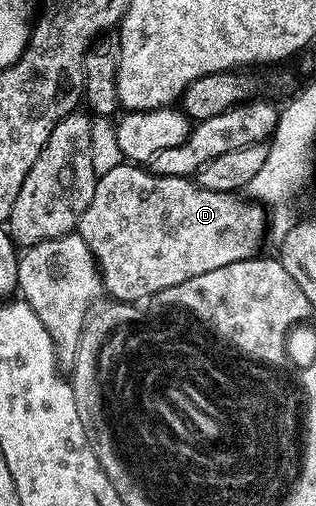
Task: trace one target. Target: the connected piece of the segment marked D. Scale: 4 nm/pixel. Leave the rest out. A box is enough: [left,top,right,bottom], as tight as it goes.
[81,161,264,304]

